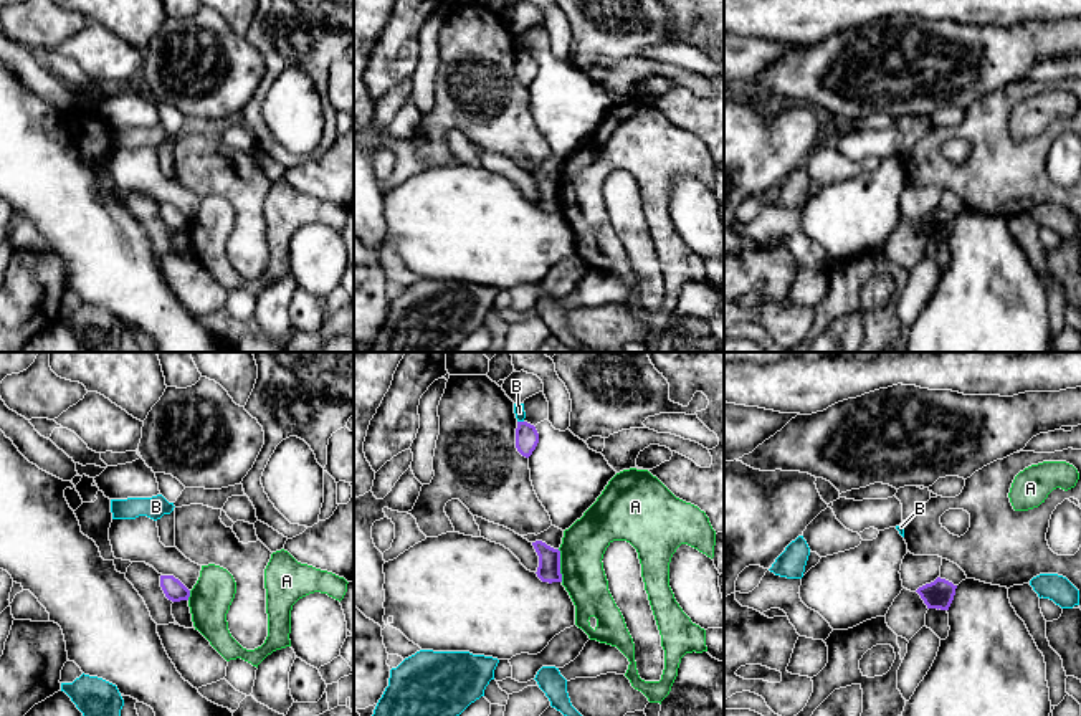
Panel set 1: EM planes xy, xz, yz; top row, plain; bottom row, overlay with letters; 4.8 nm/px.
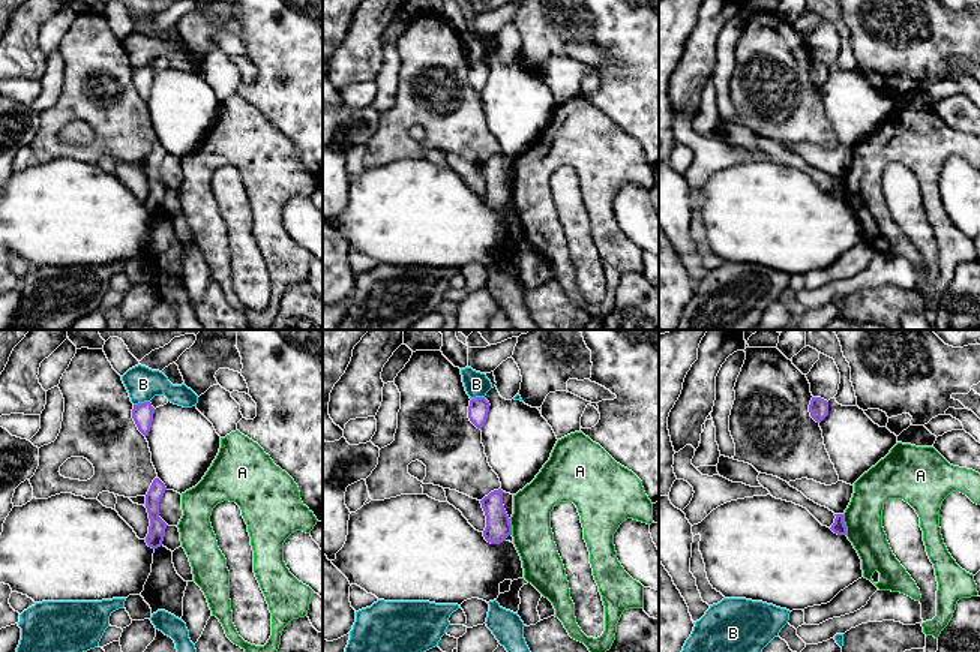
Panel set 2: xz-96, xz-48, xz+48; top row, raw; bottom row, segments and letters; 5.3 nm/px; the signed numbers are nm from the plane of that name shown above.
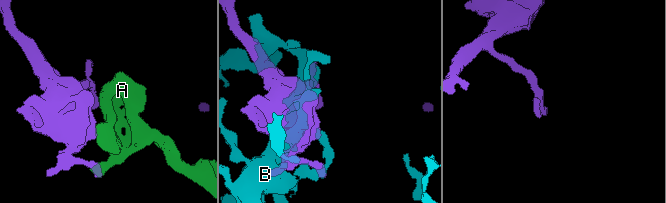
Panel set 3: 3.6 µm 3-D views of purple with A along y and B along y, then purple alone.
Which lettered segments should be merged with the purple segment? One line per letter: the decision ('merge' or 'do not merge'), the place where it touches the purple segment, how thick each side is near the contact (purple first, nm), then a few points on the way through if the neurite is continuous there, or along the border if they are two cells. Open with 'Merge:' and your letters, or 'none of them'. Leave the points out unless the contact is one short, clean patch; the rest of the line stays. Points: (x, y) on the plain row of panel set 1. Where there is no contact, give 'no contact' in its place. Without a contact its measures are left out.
Merge: none of them
A: do not merge; meets purple in xz at (559, 195); 110 nm thick on the purple side, 220 nm on the other
B: do not merge; meets purple in xz at (521, 52); 110 nm thick on the purple side, 50 nm on the other

